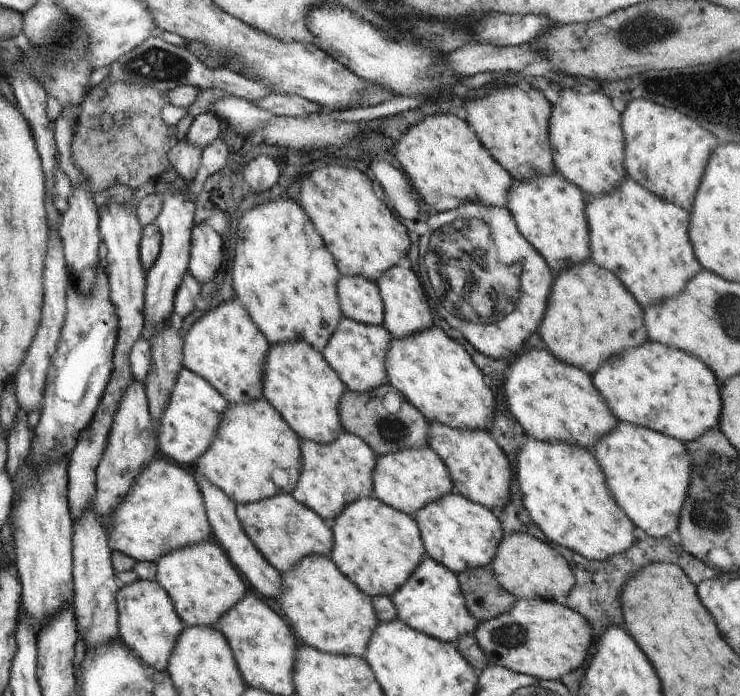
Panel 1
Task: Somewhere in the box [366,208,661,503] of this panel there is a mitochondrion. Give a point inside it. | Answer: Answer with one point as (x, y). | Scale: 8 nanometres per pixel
(470, 252)

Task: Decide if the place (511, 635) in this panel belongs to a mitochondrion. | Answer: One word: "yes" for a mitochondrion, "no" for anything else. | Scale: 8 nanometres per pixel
yes

